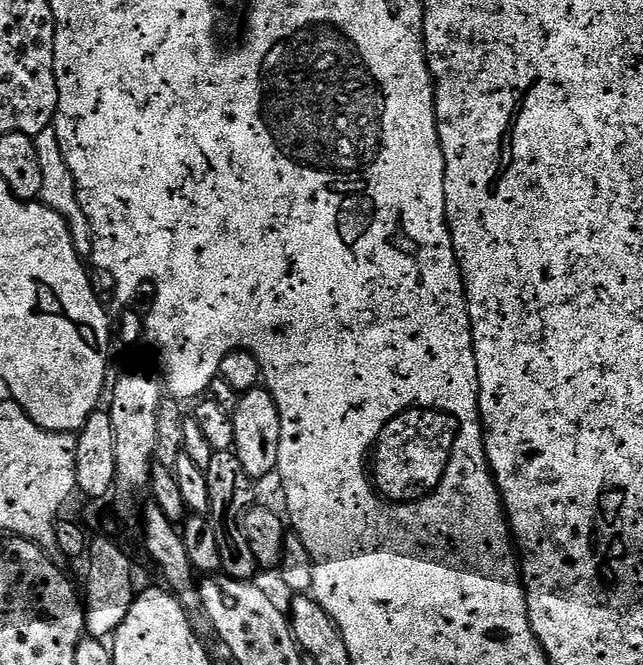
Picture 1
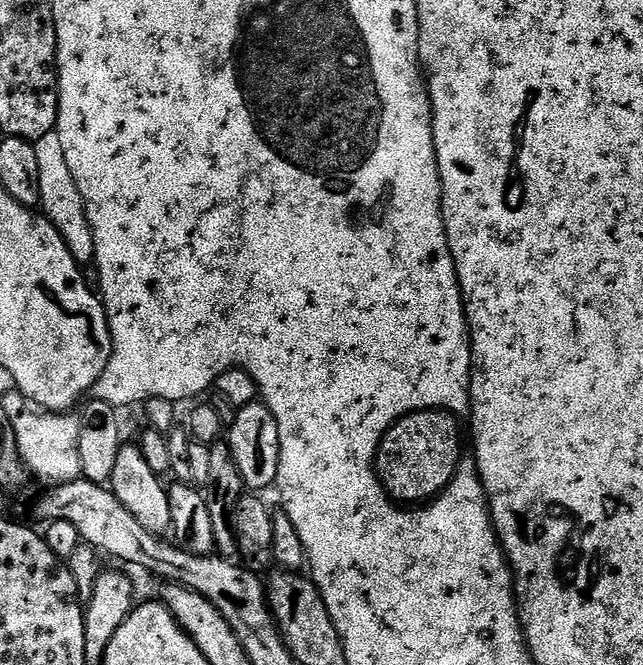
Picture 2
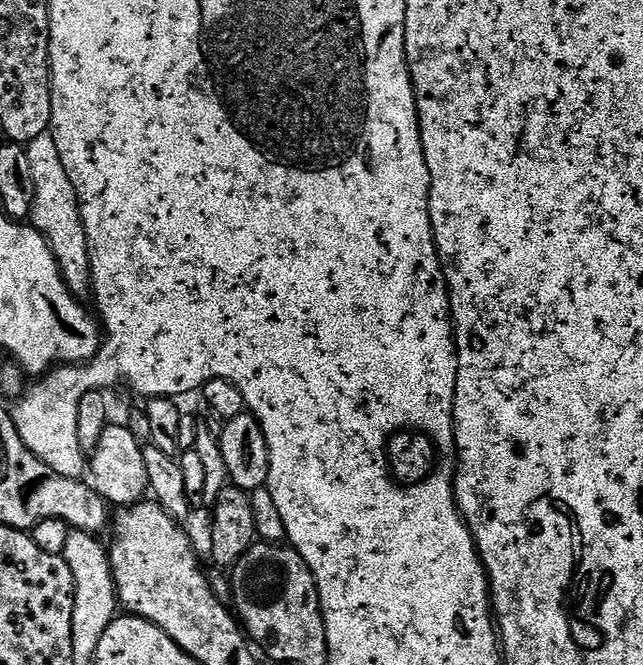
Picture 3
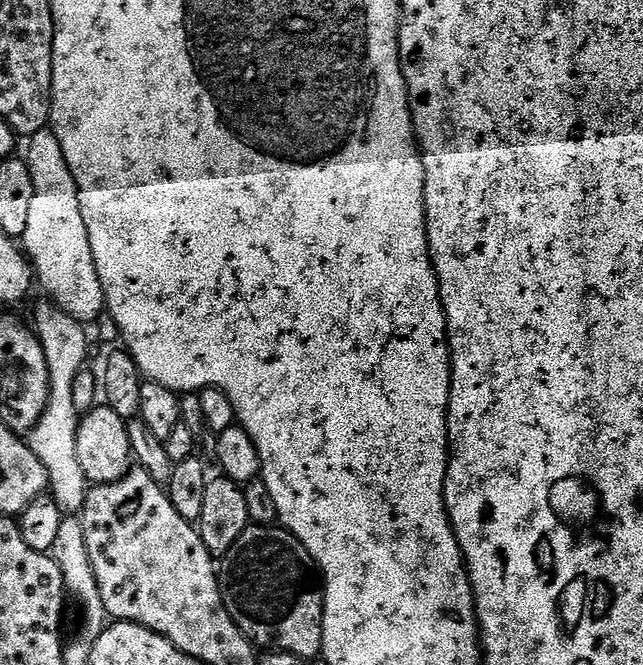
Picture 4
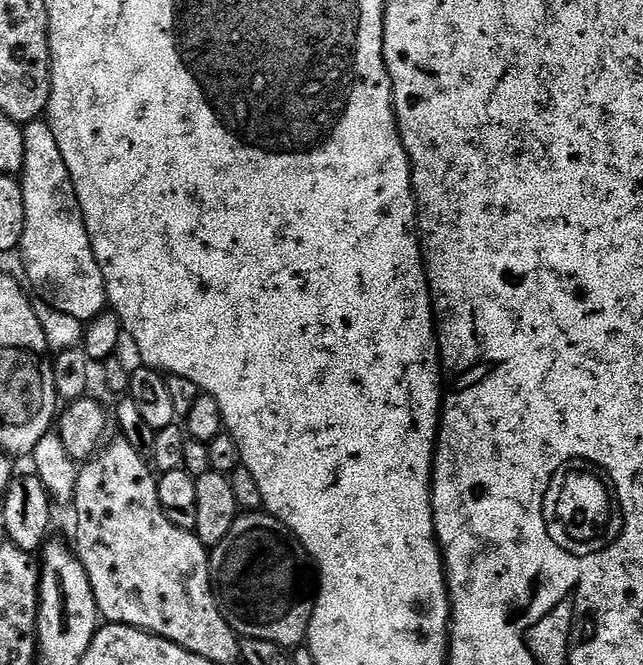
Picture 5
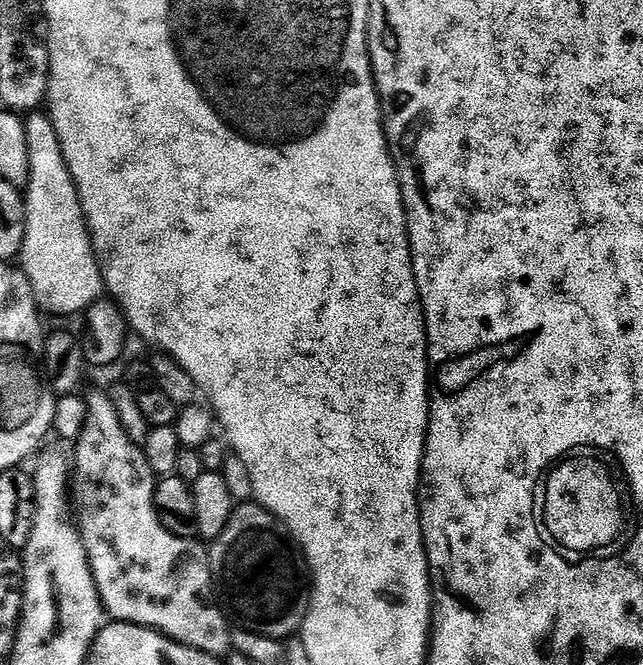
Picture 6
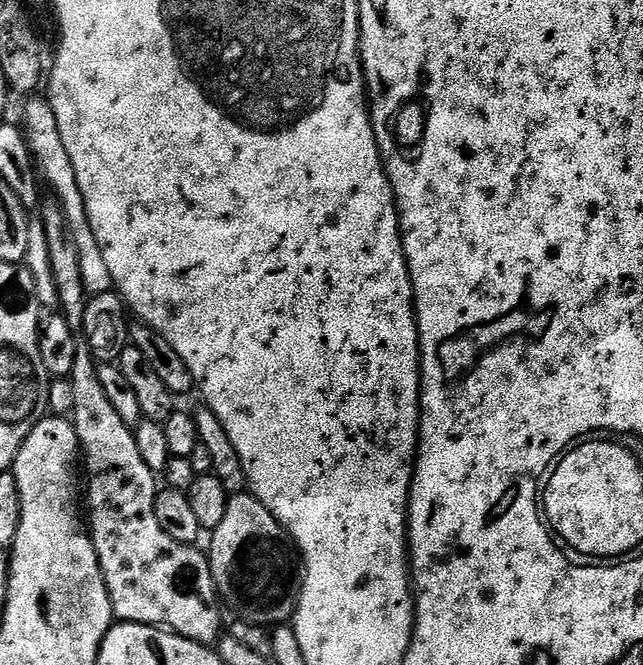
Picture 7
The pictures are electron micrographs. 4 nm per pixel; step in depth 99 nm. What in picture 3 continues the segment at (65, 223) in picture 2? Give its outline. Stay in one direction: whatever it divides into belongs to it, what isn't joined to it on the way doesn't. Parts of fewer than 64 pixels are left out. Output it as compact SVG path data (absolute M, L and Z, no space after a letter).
M51 134L34 138L26 147L36 187L31 227L38 229L48 240L68 289L77 294L87 293L92 287L92 253L88 250L86 230L80 217L80 199L70 182L70 174L66 174L66 166L62 166L62 157Z

